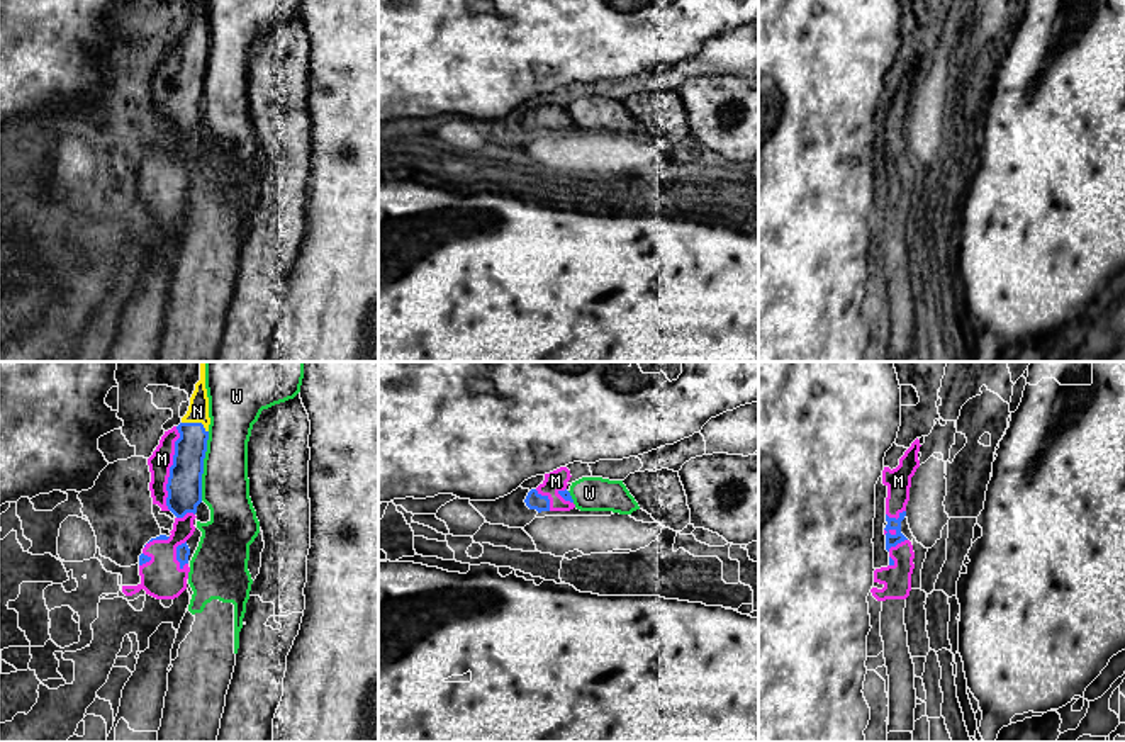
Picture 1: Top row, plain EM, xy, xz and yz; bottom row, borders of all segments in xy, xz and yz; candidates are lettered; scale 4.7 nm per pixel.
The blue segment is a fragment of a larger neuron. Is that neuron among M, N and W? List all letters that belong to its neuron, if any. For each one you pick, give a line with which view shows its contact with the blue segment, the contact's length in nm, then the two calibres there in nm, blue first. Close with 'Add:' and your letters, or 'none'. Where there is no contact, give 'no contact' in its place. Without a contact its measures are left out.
M: meets blue in xy; contact 400 nm long; 160 nm thick on the blue side, 110 nm on the other
N: meets blue in xy; contact 140 nm long; 160 nm thick on the blue side, 100 nm on the other
Add: M, N

